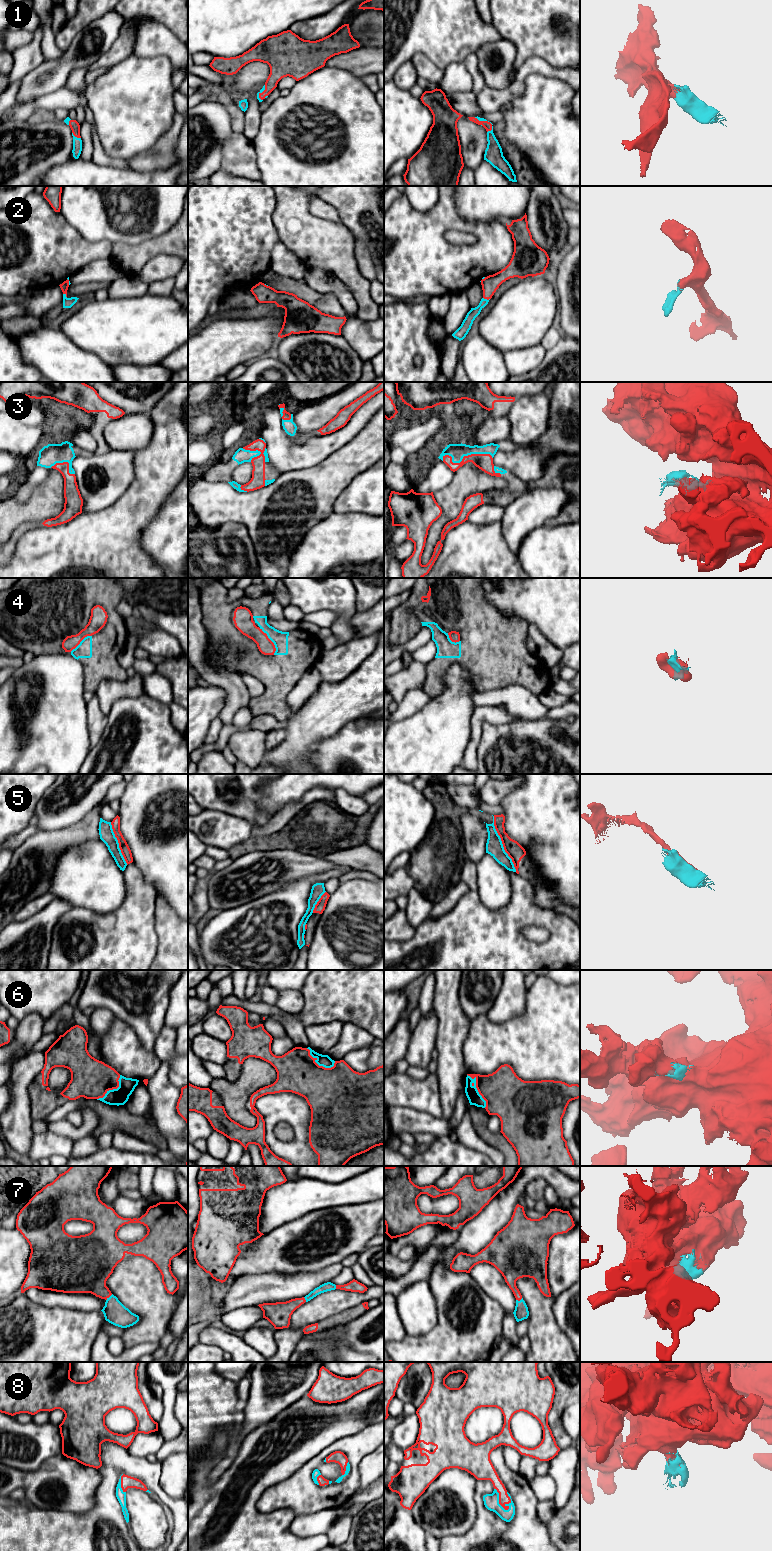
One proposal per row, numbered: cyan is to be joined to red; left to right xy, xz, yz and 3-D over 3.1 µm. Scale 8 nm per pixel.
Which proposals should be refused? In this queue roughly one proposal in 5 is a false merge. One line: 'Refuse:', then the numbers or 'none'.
Refuse: 4, 5

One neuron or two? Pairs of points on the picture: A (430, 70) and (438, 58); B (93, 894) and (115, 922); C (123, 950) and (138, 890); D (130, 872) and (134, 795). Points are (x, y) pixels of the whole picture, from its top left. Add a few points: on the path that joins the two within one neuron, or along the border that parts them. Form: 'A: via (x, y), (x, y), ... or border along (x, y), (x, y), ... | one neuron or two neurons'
A: border along (411, 58), (417, 53), (423, 53), (443, 71) | two neurons
B: border along (124, 896), (110, 912), (96, 913), (85, 908) | two neurons
C: via (127, 935), (138, 905) | one neuron
D: border along (133, 861), (146, 883) | two neurons

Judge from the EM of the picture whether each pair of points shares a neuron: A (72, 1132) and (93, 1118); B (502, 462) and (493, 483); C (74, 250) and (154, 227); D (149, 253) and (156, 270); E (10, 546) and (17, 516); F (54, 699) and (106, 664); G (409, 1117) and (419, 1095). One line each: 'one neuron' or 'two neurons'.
A: one neuron
B: two neurons
C: two neurons
D: two neurons
E: one neuron
F: two neurons
G: two neurons

